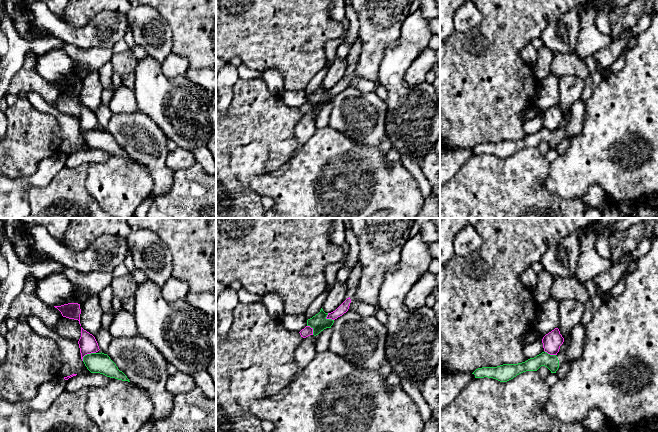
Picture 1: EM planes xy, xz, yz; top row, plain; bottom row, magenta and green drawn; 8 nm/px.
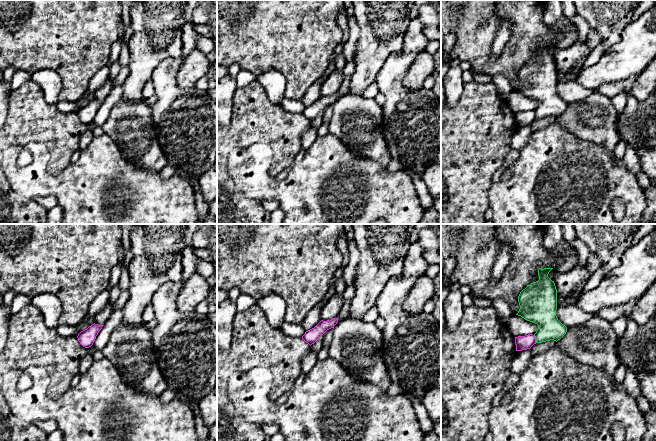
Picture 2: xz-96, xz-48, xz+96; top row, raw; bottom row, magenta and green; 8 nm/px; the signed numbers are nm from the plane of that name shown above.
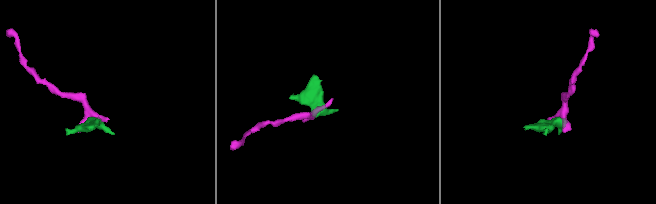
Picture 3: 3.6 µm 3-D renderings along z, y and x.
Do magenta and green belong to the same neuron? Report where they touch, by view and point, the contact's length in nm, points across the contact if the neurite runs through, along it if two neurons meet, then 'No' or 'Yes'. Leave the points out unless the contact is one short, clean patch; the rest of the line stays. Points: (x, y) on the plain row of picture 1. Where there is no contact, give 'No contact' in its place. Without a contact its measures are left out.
Touches magenta at xy (87, 129). Shared border 130 nm. Boundary: xy (95, 128), (86, 130), (82, 136). No

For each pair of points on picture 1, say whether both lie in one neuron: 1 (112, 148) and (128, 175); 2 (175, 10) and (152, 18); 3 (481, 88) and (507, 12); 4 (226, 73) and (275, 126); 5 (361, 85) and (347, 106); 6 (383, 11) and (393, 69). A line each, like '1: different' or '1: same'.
1: different
2: different
3: same
4: different
5: different
6: different

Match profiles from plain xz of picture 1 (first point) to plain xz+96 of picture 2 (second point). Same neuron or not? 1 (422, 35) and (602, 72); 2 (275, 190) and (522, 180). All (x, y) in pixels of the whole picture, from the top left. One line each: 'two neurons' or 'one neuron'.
1: one neuron
2: one neuron

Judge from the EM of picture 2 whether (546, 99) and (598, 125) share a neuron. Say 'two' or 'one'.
one

